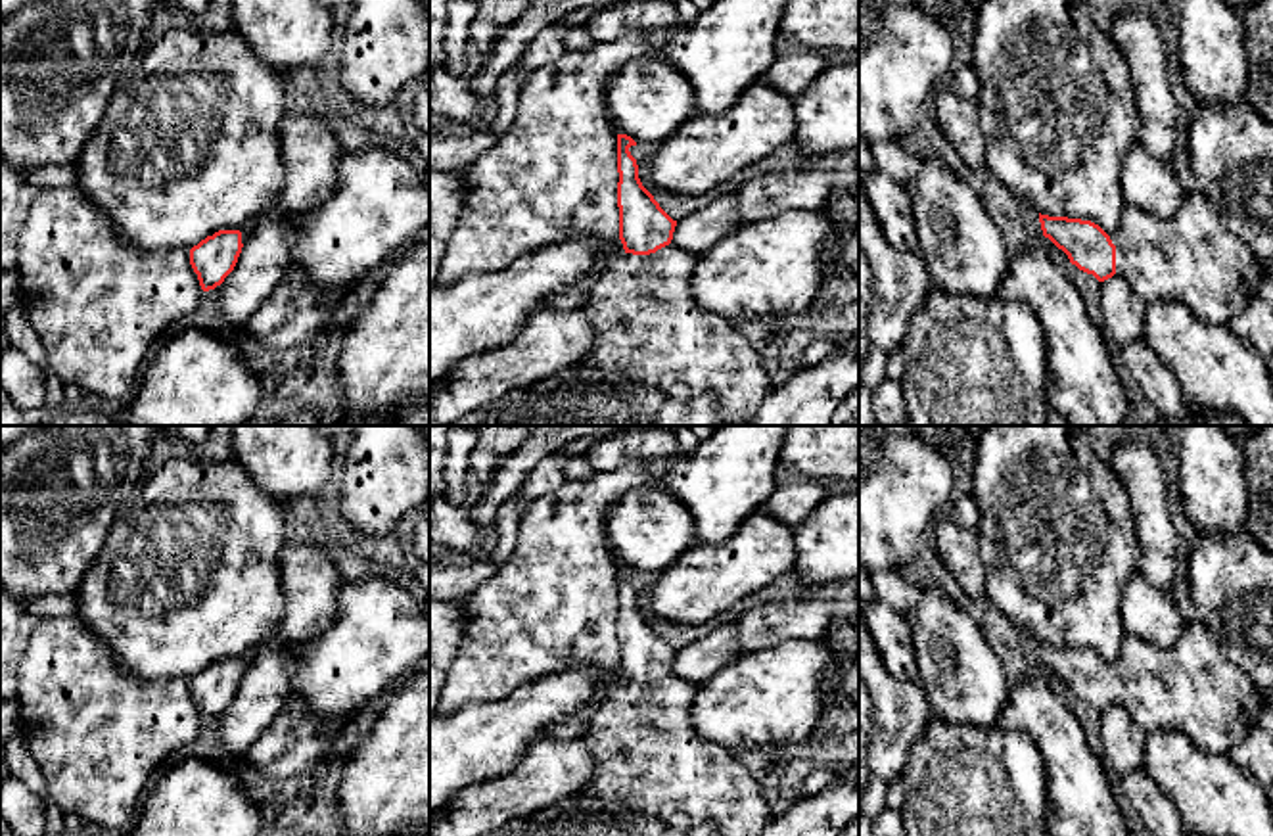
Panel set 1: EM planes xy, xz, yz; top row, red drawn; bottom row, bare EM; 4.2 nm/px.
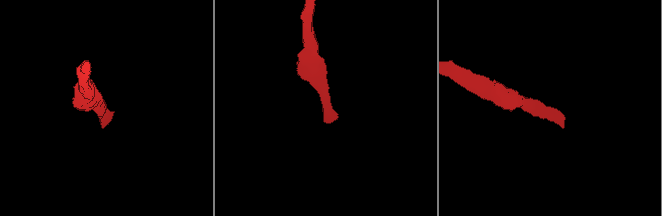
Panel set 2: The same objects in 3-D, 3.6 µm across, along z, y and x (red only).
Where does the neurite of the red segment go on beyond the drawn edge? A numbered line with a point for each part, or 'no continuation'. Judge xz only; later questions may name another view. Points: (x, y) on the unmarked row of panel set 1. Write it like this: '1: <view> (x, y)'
1: xz (647, 754)

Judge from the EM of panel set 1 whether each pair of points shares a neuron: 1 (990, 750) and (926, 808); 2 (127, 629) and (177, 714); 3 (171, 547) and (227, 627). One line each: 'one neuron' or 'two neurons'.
1: one neuron
2: two neurons
3: one neuron

